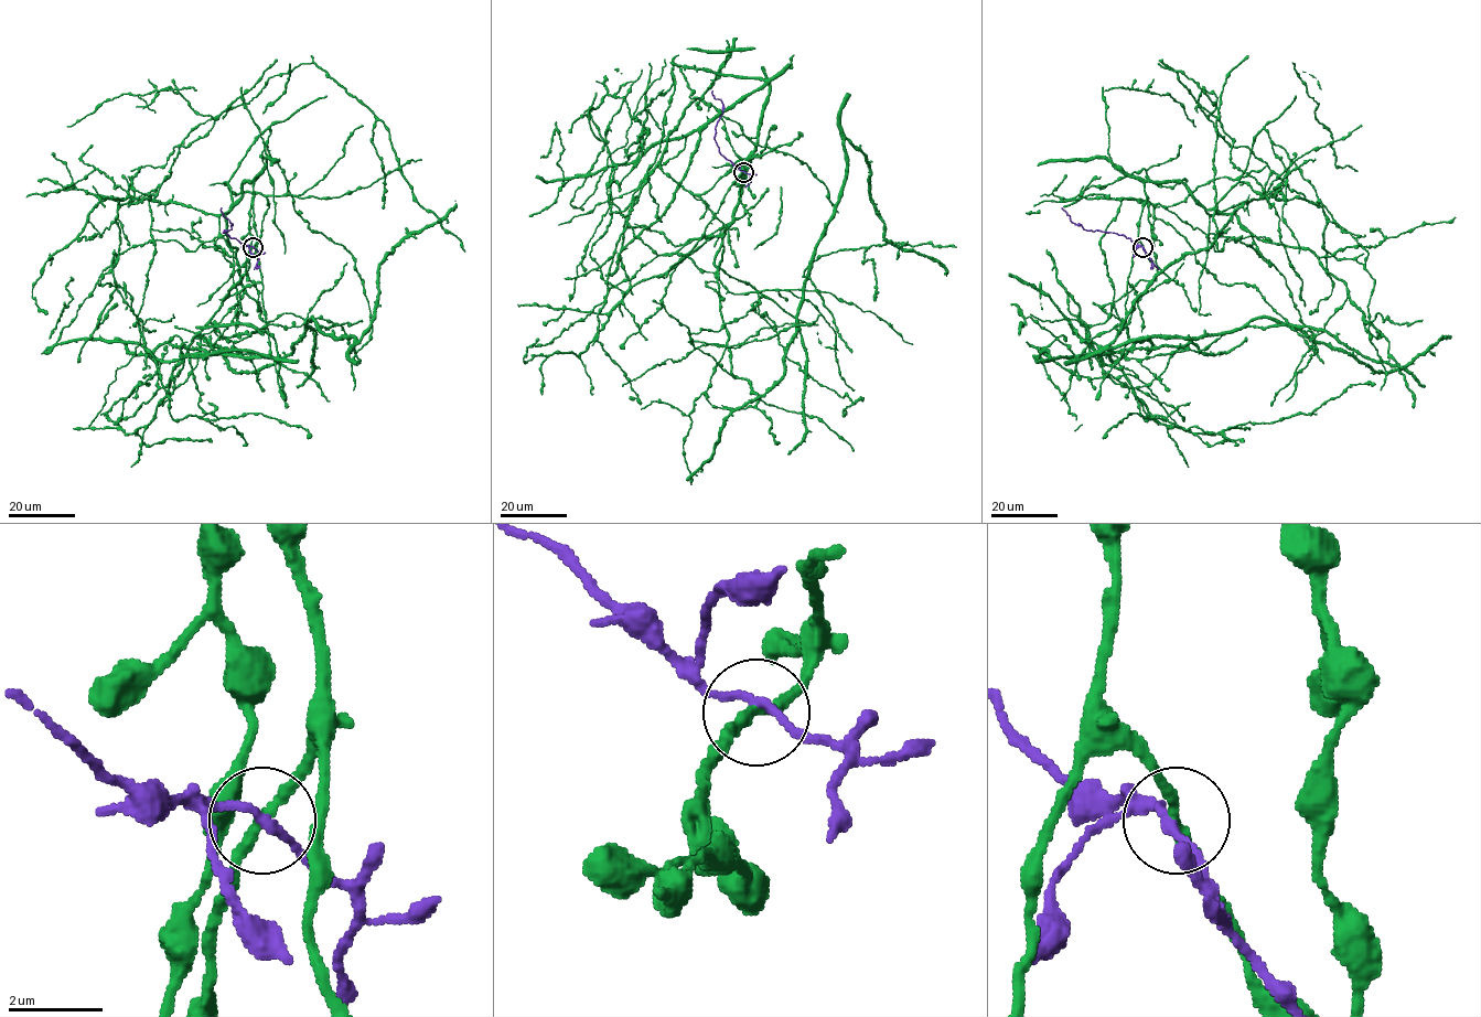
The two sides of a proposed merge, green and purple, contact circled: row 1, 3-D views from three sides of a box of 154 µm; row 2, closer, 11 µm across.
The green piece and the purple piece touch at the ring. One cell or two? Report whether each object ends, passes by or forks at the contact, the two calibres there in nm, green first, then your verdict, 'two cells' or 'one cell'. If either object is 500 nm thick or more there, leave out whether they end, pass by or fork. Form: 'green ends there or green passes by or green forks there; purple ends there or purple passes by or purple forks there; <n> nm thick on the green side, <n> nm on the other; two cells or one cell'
green passes by; purple passes by; 240 nm thick on the green side, 170 nm on the other; two cells

